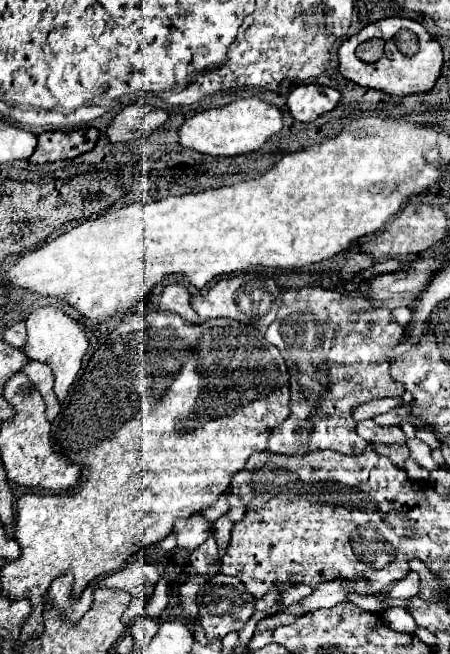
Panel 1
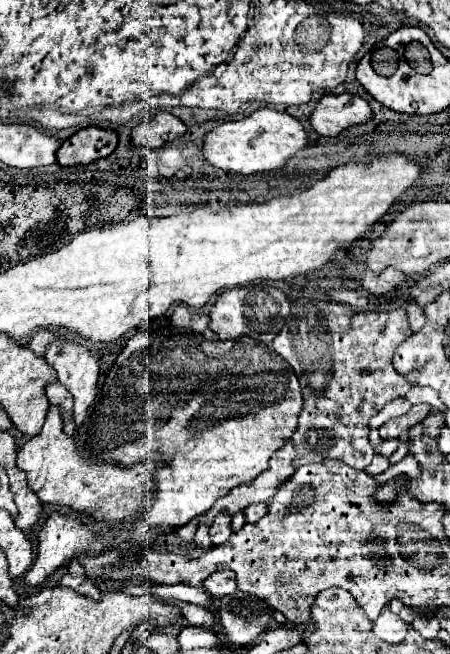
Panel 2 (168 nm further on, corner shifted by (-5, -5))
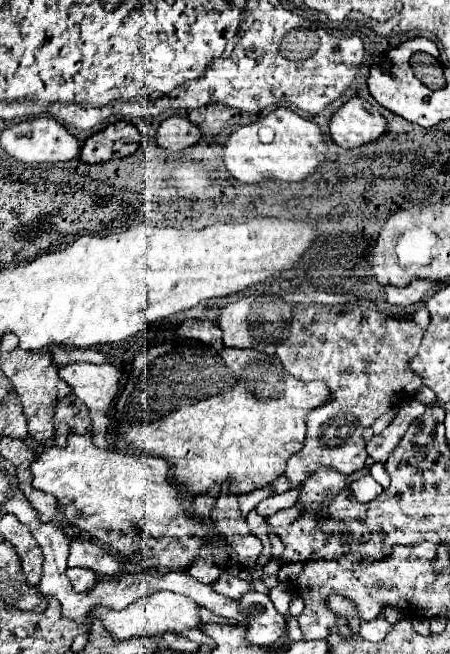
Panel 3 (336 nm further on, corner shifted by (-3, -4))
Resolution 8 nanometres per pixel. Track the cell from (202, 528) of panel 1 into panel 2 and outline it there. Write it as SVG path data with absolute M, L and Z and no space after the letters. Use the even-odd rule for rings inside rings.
M227 512L215 516L215 522L209 526L209 536L213 544L223 544L231 536L231 516Z

